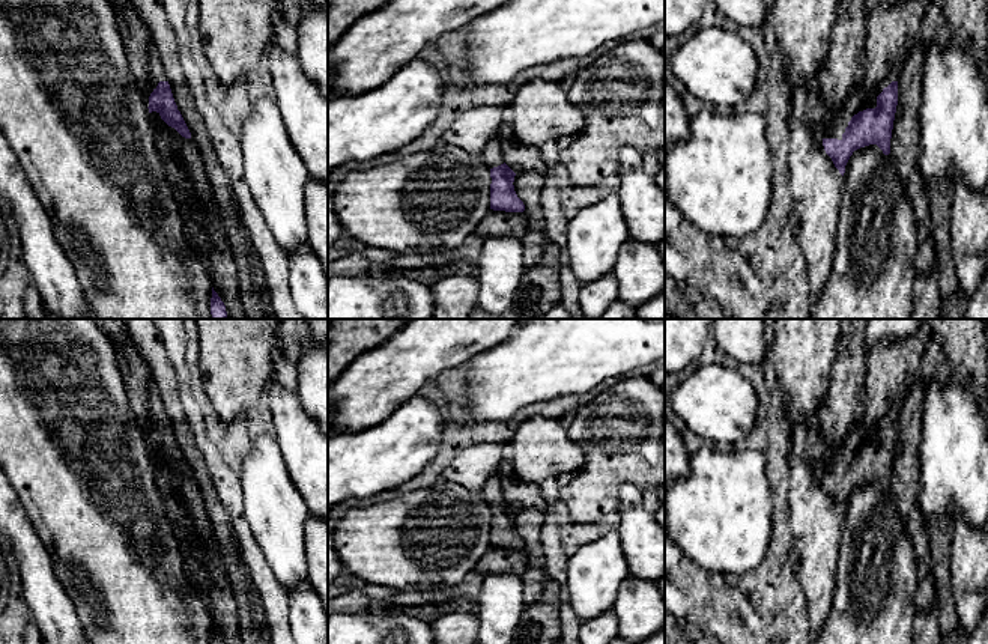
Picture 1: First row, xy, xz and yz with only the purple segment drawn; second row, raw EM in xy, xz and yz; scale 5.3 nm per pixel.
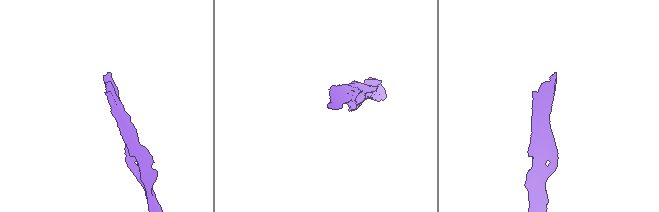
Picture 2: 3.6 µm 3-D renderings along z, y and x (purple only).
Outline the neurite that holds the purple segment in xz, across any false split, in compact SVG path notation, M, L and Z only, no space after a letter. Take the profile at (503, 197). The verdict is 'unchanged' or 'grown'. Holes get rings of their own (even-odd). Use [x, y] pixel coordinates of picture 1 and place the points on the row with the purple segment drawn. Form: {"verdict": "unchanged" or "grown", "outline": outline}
{"verdict": "grown", "outline": "M493 138L484 147L481 158L490 169L490 209L505 212L523 212L525 205L514 191L516 173L504 163L502 141Z"}

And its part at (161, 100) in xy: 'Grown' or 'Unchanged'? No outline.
Grown

